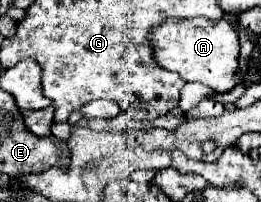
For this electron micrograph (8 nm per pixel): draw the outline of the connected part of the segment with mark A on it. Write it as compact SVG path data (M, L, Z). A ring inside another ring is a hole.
M203 17L197 19L183 19L183 21L165 21L157 25L153 31L153 51L155 61L169 69L179 73L185 81L199 81L207 87L211 87L217 93L229 93L235 85L243 83L243 75L239 75L239 37L235 27L221 19L221 21L209 21Z

